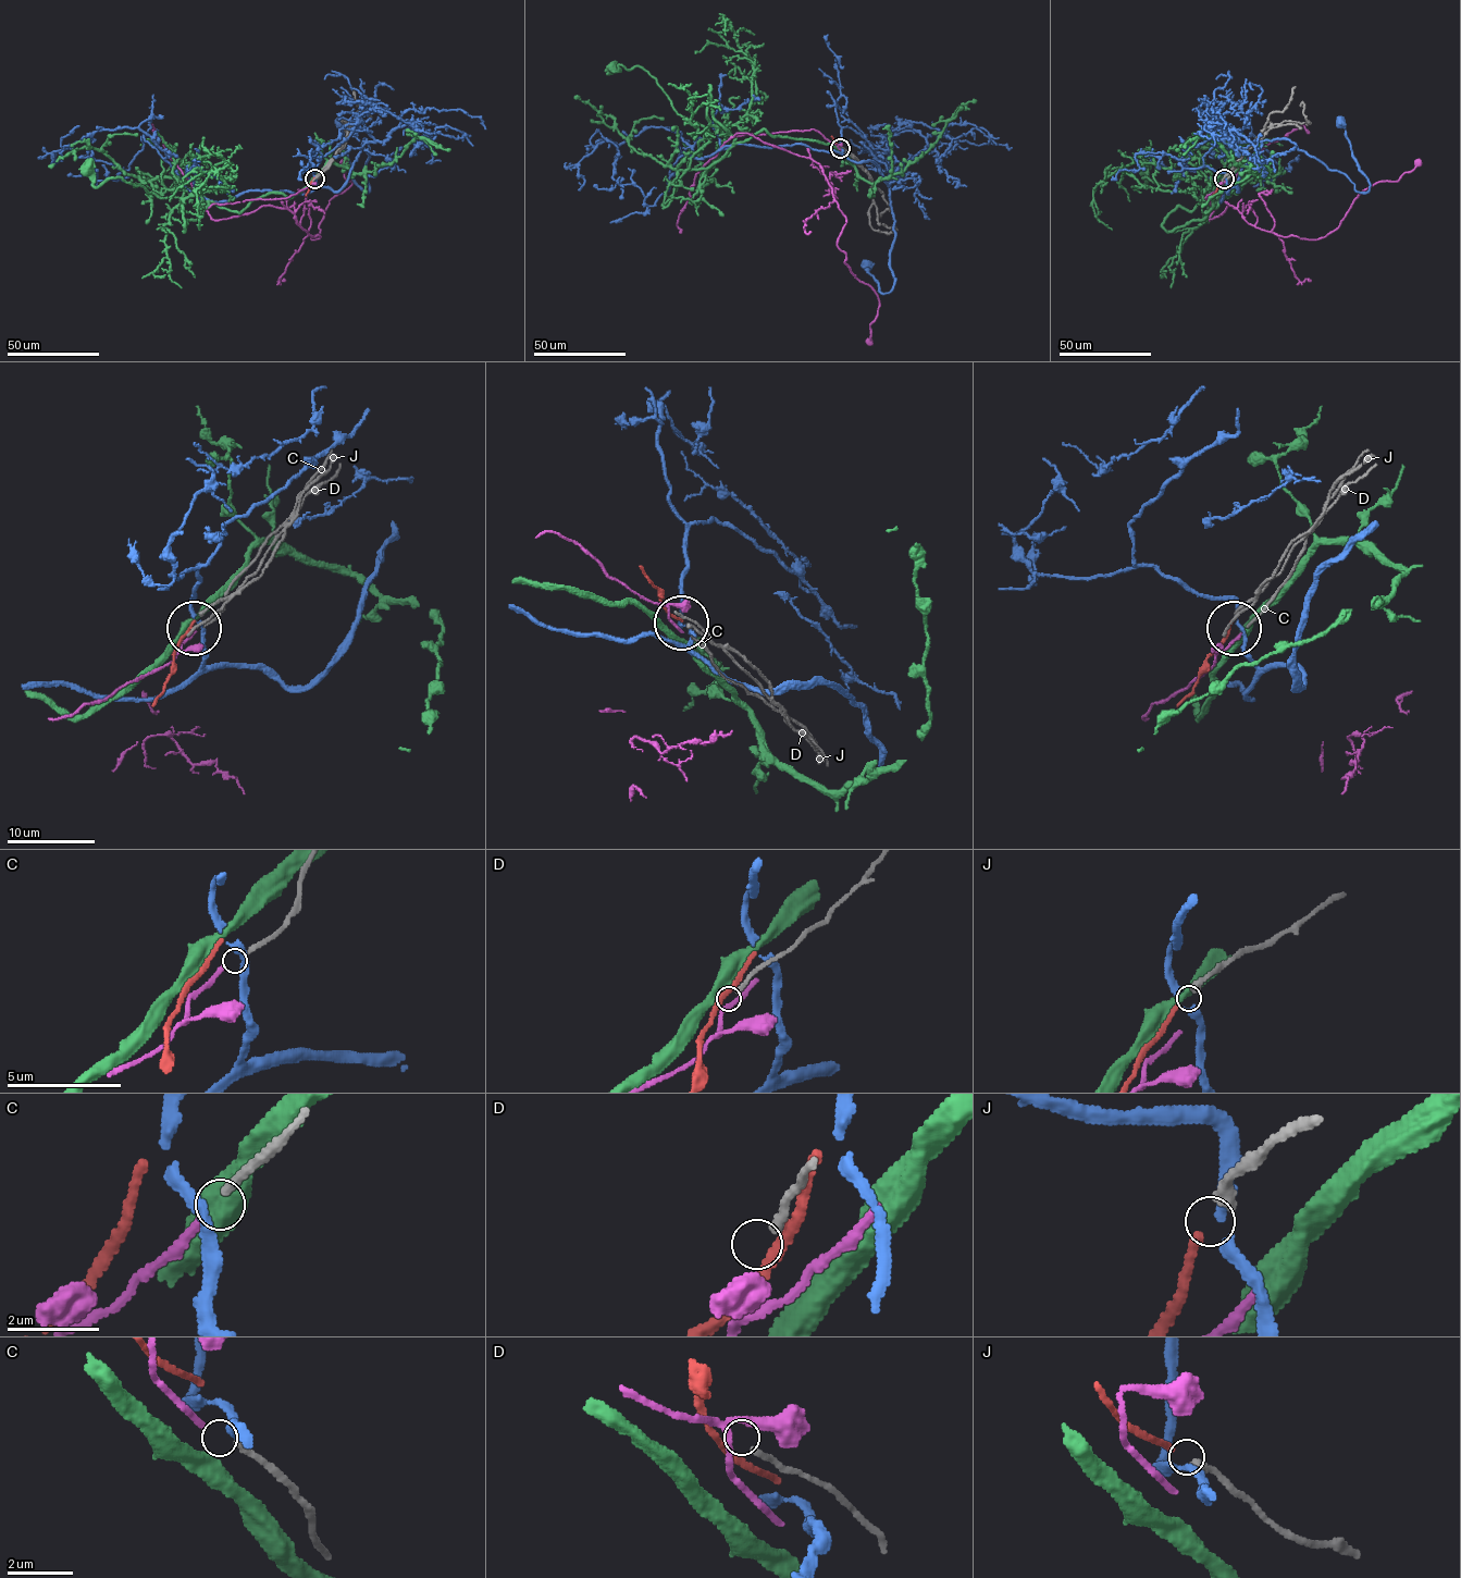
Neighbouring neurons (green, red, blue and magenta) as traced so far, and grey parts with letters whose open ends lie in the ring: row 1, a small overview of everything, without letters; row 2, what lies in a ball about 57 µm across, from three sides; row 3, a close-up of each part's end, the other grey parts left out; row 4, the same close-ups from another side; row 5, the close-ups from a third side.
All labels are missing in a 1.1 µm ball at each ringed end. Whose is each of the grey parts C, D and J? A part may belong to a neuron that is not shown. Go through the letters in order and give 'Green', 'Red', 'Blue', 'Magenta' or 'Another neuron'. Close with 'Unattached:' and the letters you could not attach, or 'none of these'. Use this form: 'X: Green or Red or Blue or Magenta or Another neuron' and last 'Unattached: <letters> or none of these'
C: Magenta
D: Another neuron
J: Red
Unattached: D

